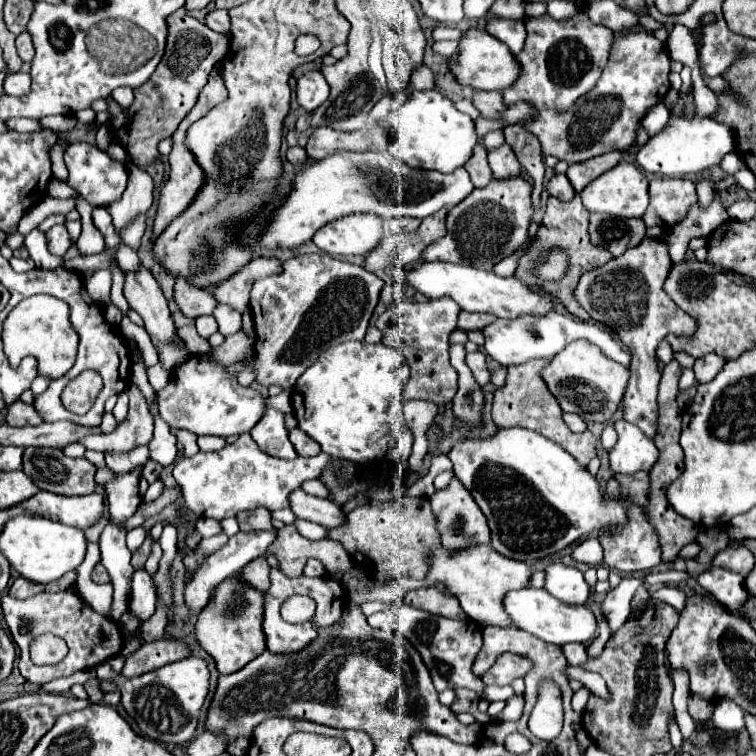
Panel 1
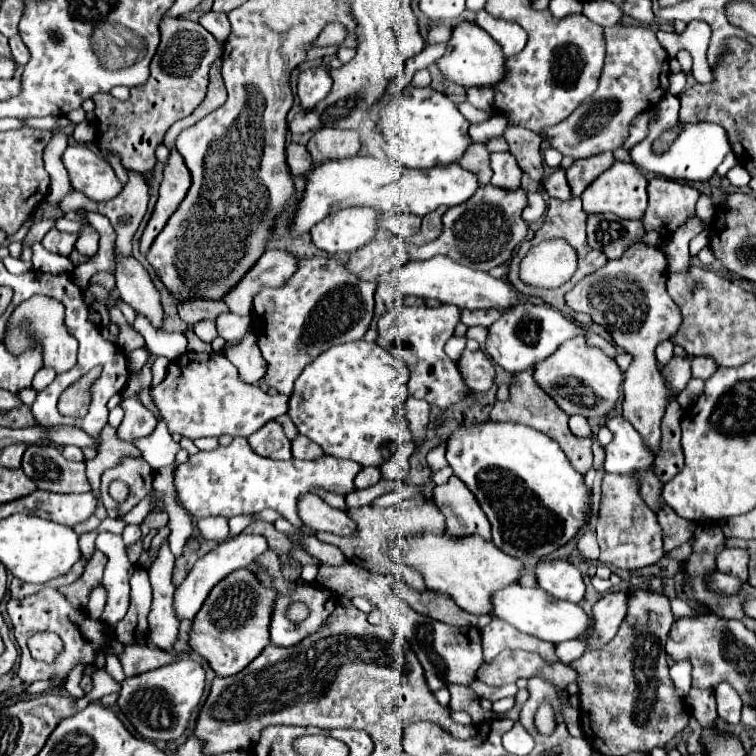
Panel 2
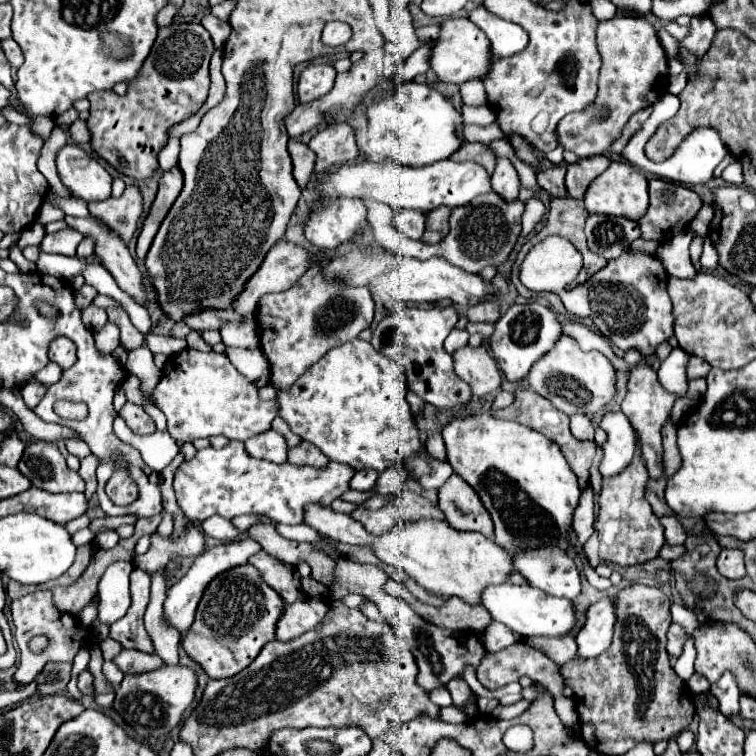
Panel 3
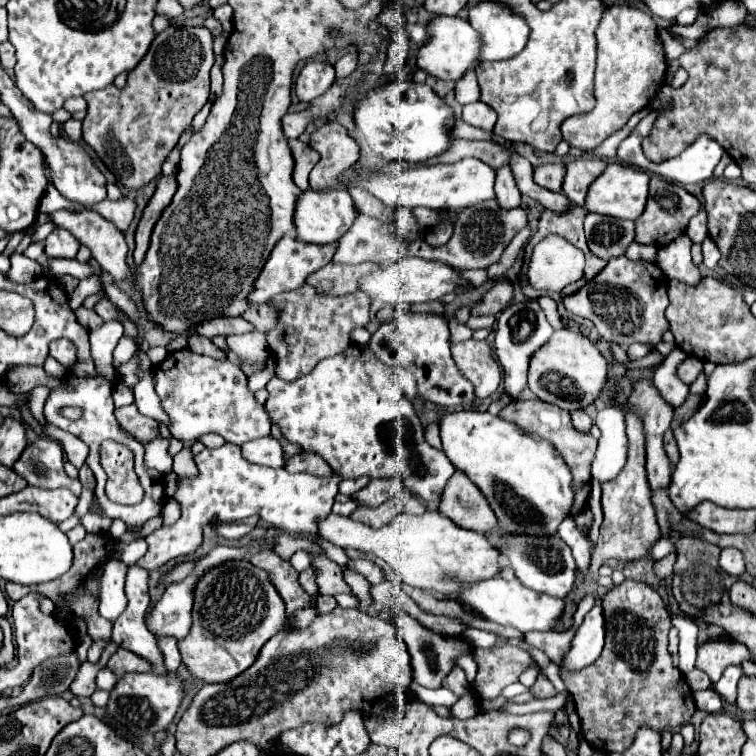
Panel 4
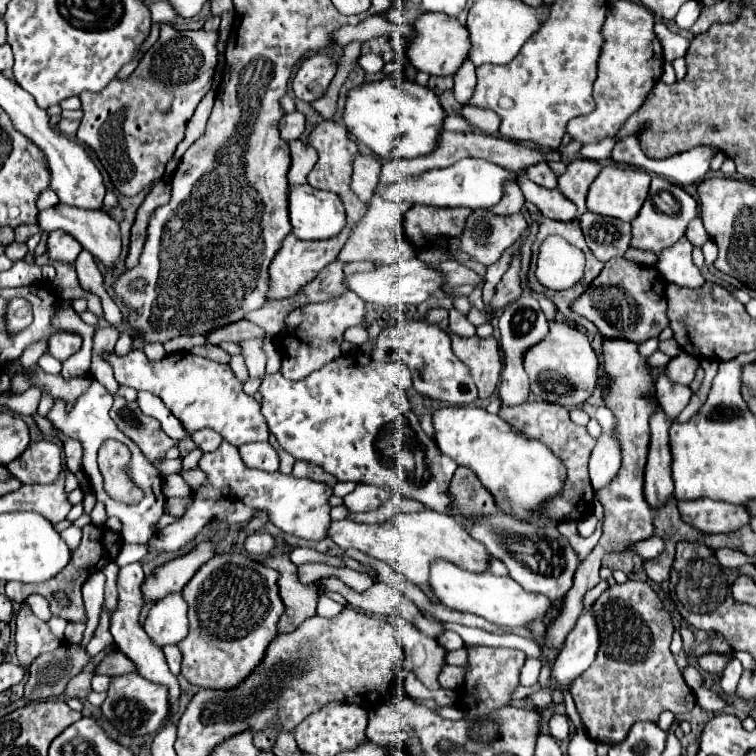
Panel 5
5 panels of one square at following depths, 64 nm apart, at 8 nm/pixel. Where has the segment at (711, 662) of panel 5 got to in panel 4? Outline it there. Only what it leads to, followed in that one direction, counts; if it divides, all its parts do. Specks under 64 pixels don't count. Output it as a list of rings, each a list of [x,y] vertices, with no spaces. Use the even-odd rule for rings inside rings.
[[[714,640],[705,642],[699,647],[699,667],[705,672],[712,682],[716,682],[724,668],[730,664],[738,664],[742,658],[750,658],[750,652],[744,644],[732,640]]]

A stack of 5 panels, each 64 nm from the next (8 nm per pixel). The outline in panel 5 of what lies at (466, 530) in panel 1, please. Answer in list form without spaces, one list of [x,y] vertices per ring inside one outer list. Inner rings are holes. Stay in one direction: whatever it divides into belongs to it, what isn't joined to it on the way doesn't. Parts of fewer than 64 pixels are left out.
[[[458,466],[454,472],[454,478],[450,482],[450,492],[454,496],[454,506],[458,508],[458,514],[462,516],[484,516],[484,514],[496,514],[498,506],[494,504],[494,496],[482,488],[482,482],[474,472],[468,468]]]

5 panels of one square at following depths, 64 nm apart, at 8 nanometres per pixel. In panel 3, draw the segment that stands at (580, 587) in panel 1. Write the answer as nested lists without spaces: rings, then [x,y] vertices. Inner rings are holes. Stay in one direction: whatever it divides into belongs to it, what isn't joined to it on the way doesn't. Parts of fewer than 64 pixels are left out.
[[[558,544],[518,552],[518,556],[514,556],[514,568],[530,586],[550,596],[572,600],[580,594],[578,568]]]

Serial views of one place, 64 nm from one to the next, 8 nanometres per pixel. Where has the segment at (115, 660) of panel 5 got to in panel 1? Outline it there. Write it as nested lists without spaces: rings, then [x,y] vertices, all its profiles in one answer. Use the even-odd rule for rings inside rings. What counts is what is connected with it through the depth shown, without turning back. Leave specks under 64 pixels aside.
[[[154,640],[154,642],[142,642],[136,652],[126,656],[122,674],[126,678],[140,676],[144,672],[162,668],[170,662],[178,662],[190,654],[188,646],[184,642],[174,642],[174,640]]]

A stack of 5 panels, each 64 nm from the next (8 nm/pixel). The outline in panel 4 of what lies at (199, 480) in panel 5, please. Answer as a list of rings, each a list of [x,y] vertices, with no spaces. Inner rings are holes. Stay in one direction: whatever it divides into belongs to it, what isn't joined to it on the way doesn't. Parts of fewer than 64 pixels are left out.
[[[182,448],[174,456],[174,472],[178,474],[178,478],[196,478],[198,468],[190,456],[190,448]]]

